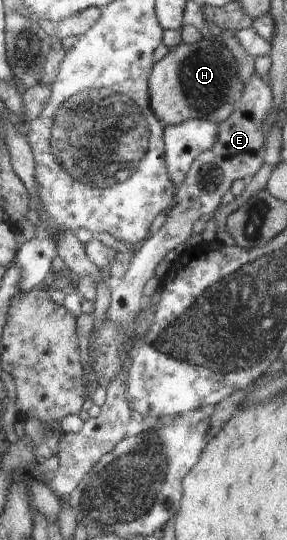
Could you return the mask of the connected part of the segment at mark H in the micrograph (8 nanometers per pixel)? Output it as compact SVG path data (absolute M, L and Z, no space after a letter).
M201 38L201 41L198 41L197 43L192 44L179 44L175 47L169 48L166 55L160 60L156 61L154 63L153 69L151 70L151 75L148 77L148 94L149 94L149 101L150 101L150 107L153 110L153 113L155 114L155 117L159 119L163 125L166 126L173 126L175 124L186 122L189 120L209 120L213 123L221 123L222 121L225 121L227 117L235 111L235 108L237 107L238 103L240 102L242 93L244 92L244 81L240 78L239 72L238 72L238 63L237 60L233 57L233 54L231 51L229 51L226 48L225 44L222 44L219 40L221 38L217 38L215 41L213 41L212 38Z

